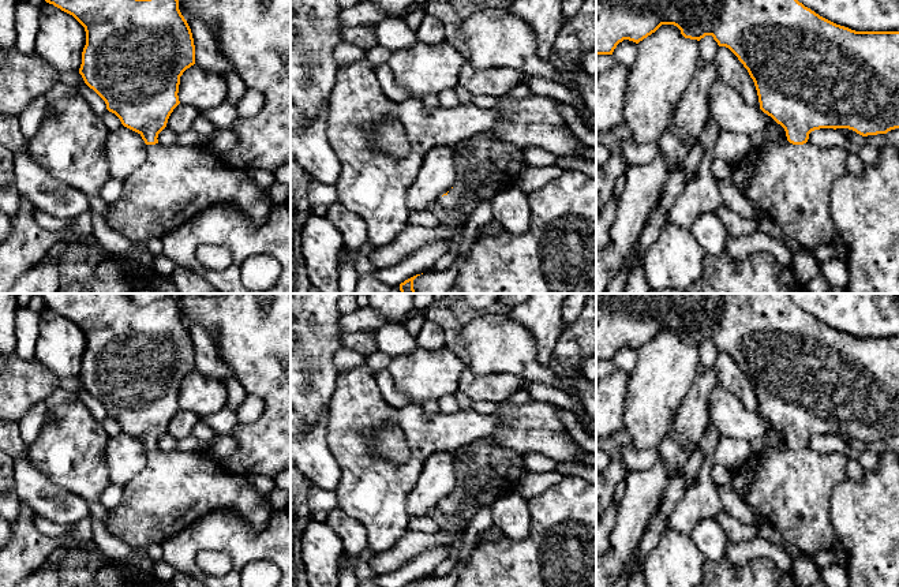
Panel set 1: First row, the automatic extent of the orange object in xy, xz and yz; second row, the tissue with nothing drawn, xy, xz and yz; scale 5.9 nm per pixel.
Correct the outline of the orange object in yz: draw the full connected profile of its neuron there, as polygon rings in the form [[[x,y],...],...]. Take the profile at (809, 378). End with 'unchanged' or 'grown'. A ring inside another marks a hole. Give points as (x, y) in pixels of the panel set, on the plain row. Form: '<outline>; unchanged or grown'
[[[596,294],[596,360],[613,360],[617,351],[623,345],[638,349],[662,330],[677,332],[681,340],[690,345],[700,347],[705,341],[712,341],[719,352],[728,354],[753,385],[760,415],[786,437],[787,450],[764,449],[757,453],[754,475],[743,493],[743,501],[763,515],[768,524],[778,530],[786,542],[795,545],[805,556],[813,557],[821,550],[832,549],[836,536],[835,528],[831,524],[829,498],[832,489],[847,478],[846,463],[849,455],[816,452],[808,446],[809,440],[820,434],[849,434],[862,442],[868,442],[887,440],[891,435],[899,434],[899,337],[855,337],[836,330],[799,309],[790,298],[790,294]]]; grown

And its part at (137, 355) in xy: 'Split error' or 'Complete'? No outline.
Split error

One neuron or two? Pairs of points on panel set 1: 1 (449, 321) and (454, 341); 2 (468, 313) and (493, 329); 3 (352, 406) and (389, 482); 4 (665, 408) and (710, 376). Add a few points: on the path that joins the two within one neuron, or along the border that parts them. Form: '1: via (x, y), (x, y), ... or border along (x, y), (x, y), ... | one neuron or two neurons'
1: via (452, 326), (453, 336) | one neuron
2: border along (506, 314), (480, 314), (464, 325) | two neurons
3: via (352, 425), (352, 445), (370, 463) | one neuron
4: border along (697, 373), (678, 407), (674, 422) | two neurons

